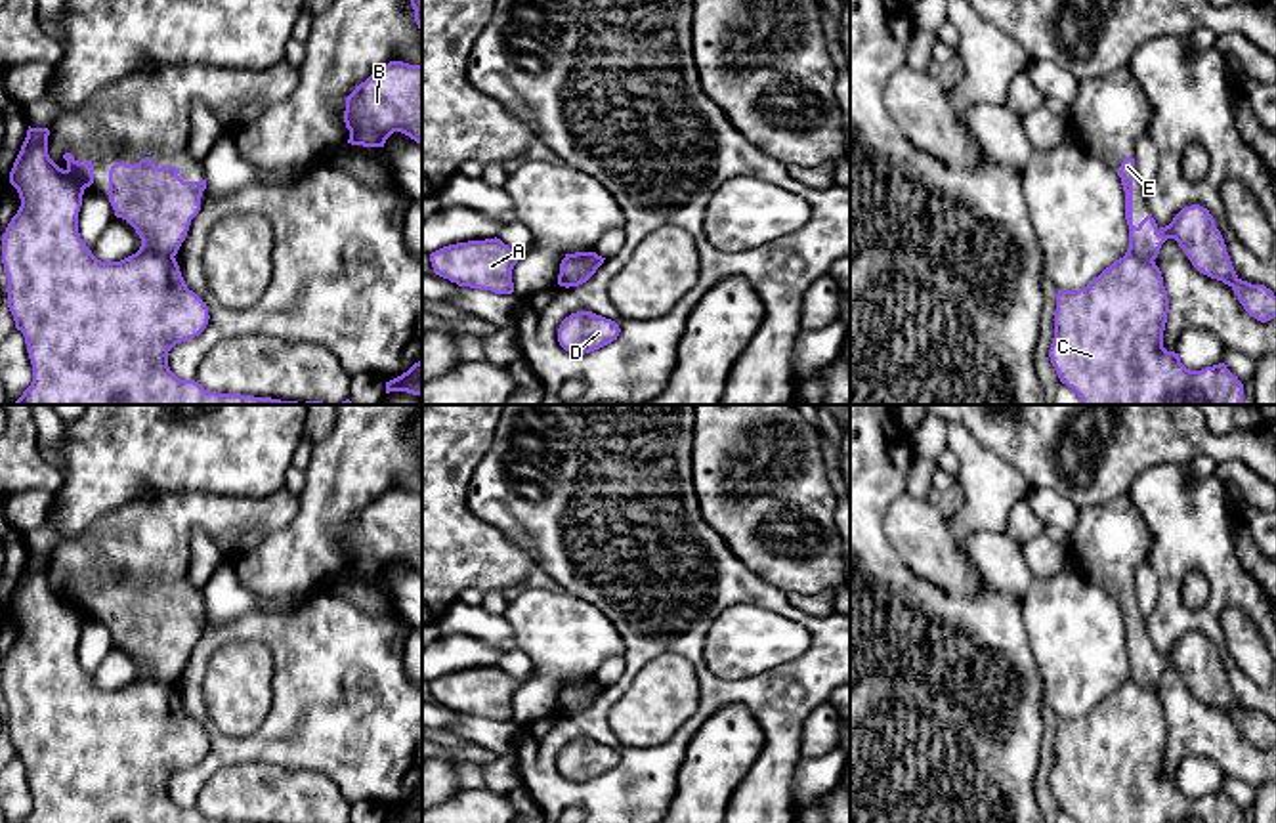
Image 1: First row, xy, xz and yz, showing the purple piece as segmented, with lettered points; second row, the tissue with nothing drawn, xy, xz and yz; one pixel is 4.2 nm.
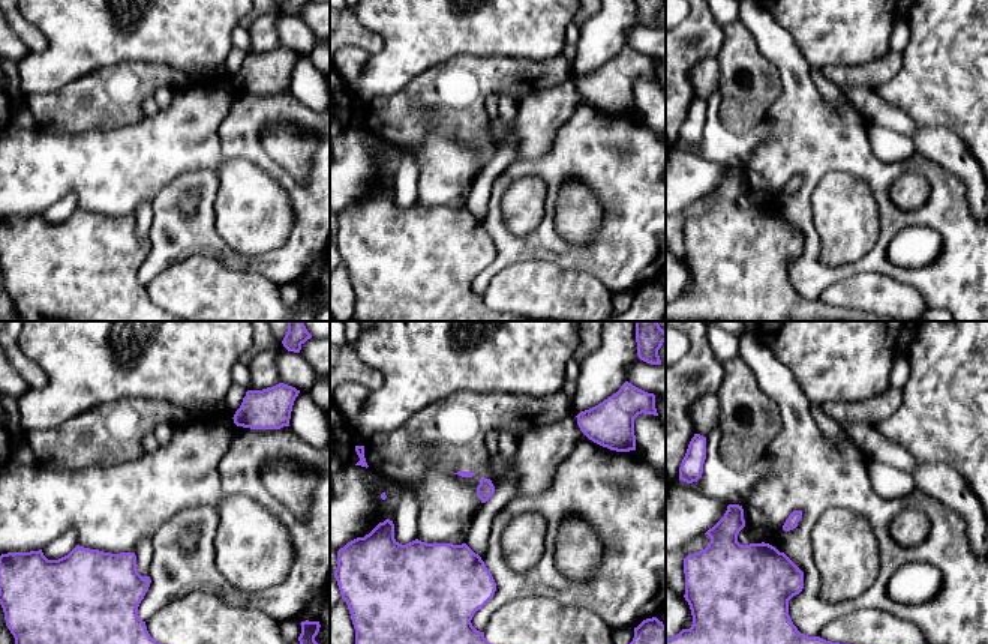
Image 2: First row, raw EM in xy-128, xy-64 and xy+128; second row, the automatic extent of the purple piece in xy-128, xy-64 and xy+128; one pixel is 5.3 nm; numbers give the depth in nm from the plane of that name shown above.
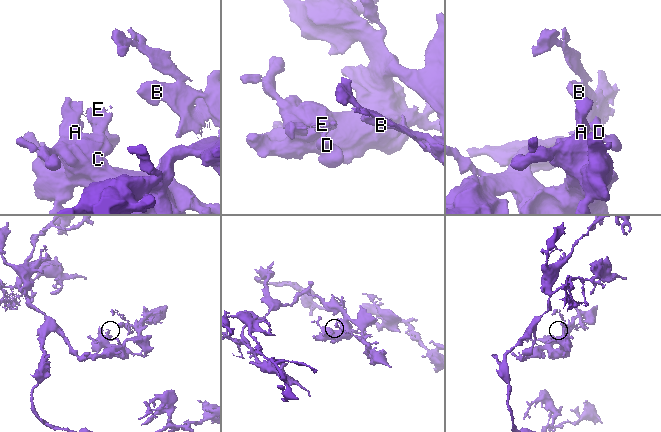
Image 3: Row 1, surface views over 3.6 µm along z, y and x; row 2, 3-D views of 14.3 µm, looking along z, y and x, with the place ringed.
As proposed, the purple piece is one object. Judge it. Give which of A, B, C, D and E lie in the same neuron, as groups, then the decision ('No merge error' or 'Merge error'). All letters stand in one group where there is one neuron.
Groups: A B C / D E. Merge error

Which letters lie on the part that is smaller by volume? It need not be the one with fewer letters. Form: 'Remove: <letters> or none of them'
Remove: D, E

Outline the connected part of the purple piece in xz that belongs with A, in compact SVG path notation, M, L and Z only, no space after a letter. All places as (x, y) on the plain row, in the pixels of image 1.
M497 665L449 672L430 682L436 703L495 722L514 720L512 697L520 686L520 680Z

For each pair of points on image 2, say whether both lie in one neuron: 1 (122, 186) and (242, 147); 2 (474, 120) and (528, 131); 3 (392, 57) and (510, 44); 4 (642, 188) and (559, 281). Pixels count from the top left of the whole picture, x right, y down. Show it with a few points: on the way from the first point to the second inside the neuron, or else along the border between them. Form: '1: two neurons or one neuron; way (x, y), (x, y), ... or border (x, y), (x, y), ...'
1: two neurons; border (221, 120), (219, 153), (254, 164)
2: two neurons; border (491, 119), (486, 129)
3: one neuron; way (422, 39), (480, 39)
4: two neurons; border (535, 258), (589, 272), (601, 284)

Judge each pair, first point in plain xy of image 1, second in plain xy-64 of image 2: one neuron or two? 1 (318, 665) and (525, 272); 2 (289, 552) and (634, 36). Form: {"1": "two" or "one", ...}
{"1": "two", "2": "two"}

